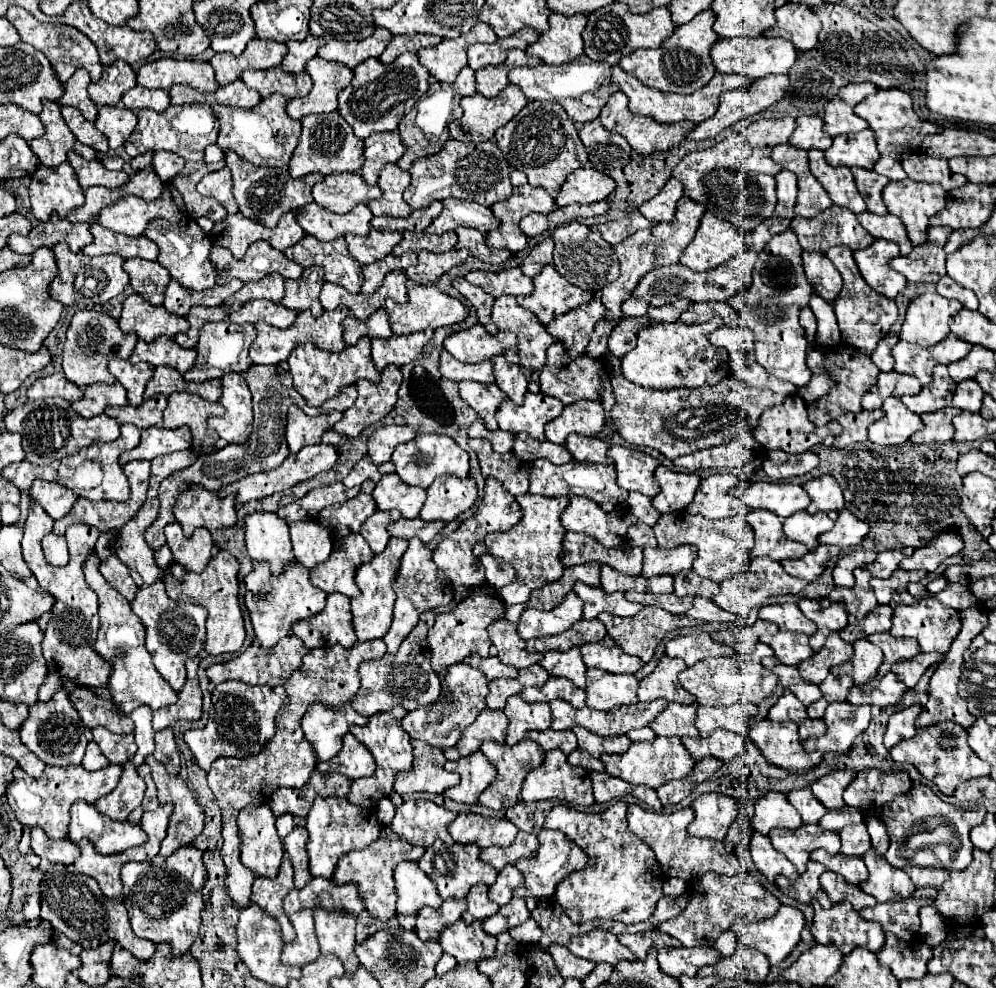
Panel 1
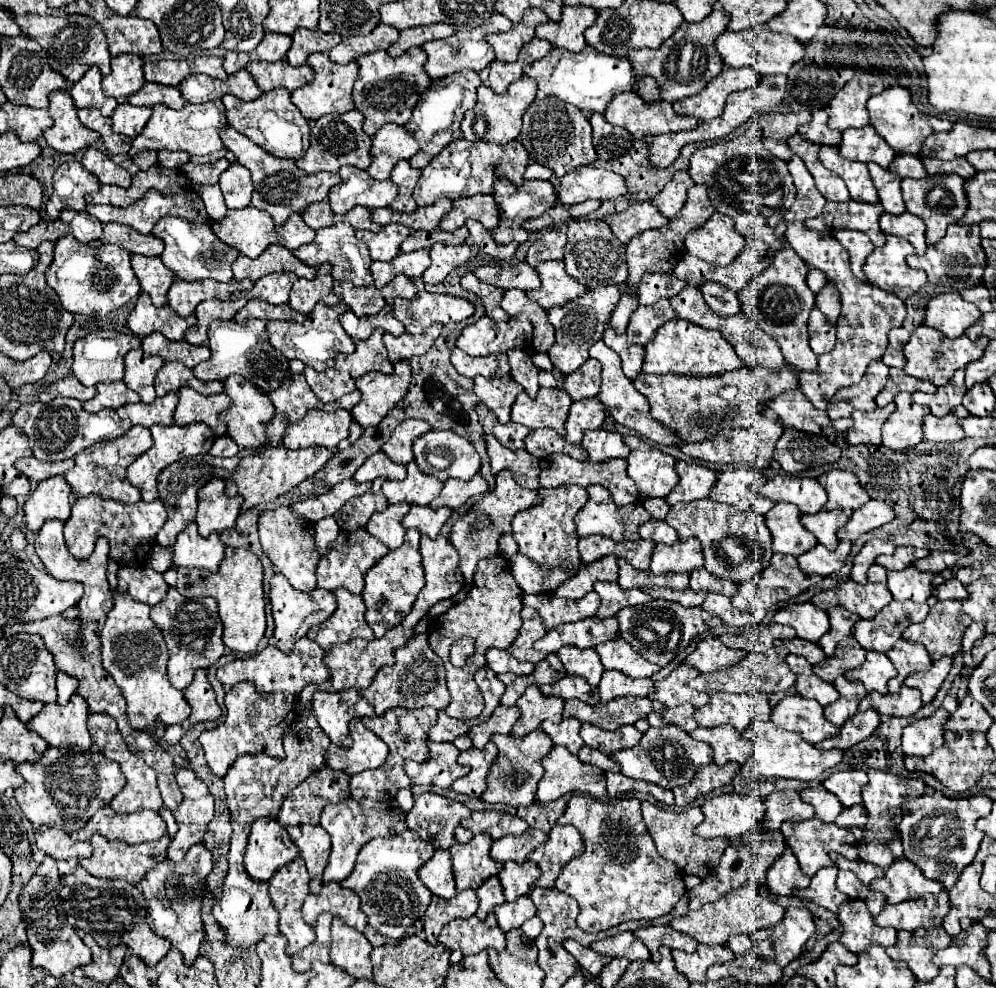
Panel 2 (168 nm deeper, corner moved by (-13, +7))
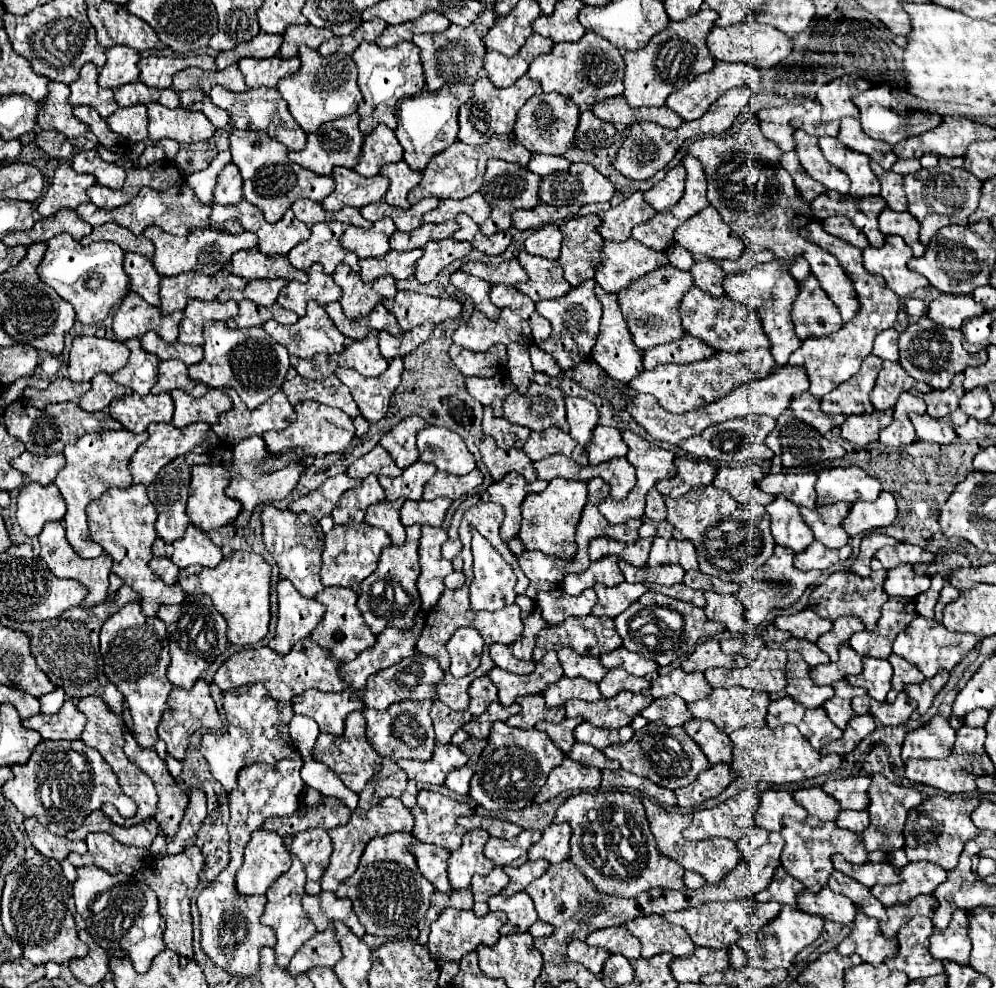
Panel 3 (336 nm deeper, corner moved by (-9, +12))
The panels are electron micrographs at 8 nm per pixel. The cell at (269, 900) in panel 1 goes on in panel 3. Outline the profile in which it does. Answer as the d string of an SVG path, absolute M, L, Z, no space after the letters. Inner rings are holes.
M291 854L291 868L279 876L271 888L267 890L267 904L265 904L265 912L261 916L261 922L269 928L273 928L273 932L277 934L277 946L275 946L275 958L279 968L287 968L291 956L311 938L317 934L317 928L311 924L311 920L307 920L307 912L303 912L301 906L301 898L305 896L305 870L299 862L299 858L295 854Z

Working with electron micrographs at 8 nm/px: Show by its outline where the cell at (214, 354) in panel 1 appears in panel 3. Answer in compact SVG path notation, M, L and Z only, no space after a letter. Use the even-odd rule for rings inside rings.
M211 322L205 326L203 338L205 356L199 364L189 366L191 380L203 382L207 388L233 388L251 410L259 408L267 398L281 390L285 374L291 366L289 352L285 346L267 336L263 328L231 330L223 322Z

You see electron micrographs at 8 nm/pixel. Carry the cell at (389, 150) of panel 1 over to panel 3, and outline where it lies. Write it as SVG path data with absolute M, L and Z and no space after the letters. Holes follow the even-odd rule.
M379 124L379 128L375 128L375 132L371 132L363 140L363 148L361 148L357 166L353 170L361 176L375 176L379 174L383 164L399 162L399 160L403 160L403 148L395 132Z

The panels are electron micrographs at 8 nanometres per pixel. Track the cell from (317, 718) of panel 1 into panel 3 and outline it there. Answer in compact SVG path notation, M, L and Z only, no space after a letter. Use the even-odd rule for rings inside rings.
M307 690L299 696L293 696L291 700L293 712L303 714L307 718L313 718L321 732L341 736L345 728L345 718L349 712L363 710L363 702L351 694L351 690L345 692L319 692L319 690Z

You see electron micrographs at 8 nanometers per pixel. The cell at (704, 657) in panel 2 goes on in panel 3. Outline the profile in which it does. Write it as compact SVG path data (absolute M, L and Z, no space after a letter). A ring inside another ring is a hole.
M717 640L701 642L695 652L681 664L683 672L705 672L709 668L745 668L747 660L743 656L727 656L721 652Z

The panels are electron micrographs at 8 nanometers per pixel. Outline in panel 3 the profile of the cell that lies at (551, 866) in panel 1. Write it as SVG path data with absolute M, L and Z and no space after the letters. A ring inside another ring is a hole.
M567 822L563 824L551 824L551 828L543 830L543 836L537 844L529 848L529 860L545 858L549 862L563 862L569 858L569 838L571 838L571 826Z

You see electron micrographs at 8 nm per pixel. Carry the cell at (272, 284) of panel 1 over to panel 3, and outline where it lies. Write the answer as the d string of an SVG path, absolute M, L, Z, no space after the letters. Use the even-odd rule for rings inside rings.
M279 278L279 280L251 280L251 282L247 282L245 290L231 292L227 296L227 300L235 300L235 302L251 300L259 306L271 306L271 304L275 304L279 290L285 284L287 284L287 280L283 280L283 278Z

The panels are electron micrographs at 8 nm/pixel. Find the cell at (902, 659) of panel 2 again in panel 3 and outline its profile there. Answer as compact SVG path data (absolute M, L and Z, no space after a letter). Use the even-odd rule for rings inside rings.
M891 654L889 656L889 662L895 670L895 676L893 676L893 690L899 694L905 690L907 684L921 684L925 680L925 676L919 672L919 668L915 668L913 664L905 662L903 658L899 658L897 654Z

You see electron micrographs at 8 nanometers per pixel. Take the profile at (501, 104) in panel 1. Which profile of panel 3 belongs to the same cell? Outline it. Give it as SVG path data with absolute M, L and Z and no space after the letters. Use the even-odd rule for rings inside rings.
M523 76L509 88L495 88L489 78L479 78L471 84L473 96L469 102L463 104L459 110L459 140L465 144L487 144L493 134L507 134L513 132L519 108L537 92L539 82Z

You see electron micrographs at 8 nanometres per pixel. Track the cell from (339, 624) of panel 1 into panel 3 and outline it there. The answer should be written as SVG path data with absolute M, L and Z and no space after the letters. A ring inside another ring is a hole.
M325 588L323 592L319 592L317 602L325 604L325 616L319 622L319 626L313 630L311 638L321 644L323 648L327 648L331 652L331 656L339 662L351 662L355 660L355 656L367 648L371 648L375 644L375 634L367 628L359 608L357 608L357 594L351 588Z

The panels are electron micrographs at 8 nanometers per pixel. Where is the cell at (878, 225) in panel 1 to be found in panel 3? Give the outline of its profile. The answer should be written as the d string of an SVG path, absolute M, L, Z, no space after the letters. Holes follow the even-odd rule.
M885 208L879 216L879 226L885 236L901 236L917 258L923 256L925 246L919 242L919 222L909 212L895 212L891 208Z

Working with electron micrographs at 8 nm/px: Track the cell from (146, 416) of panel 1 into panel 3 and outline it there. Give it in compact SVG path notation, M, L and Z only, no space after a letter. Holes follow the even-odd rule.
M167 392L163 394L147 394L147 396L139 396L139 394L129 394L129 396L121 396L115 398L109 404L109 416L113 416L113 420L119 420L121 426L129 432L143 432L147 430L147 426L151 422L169 422L173 418L173 400Z

